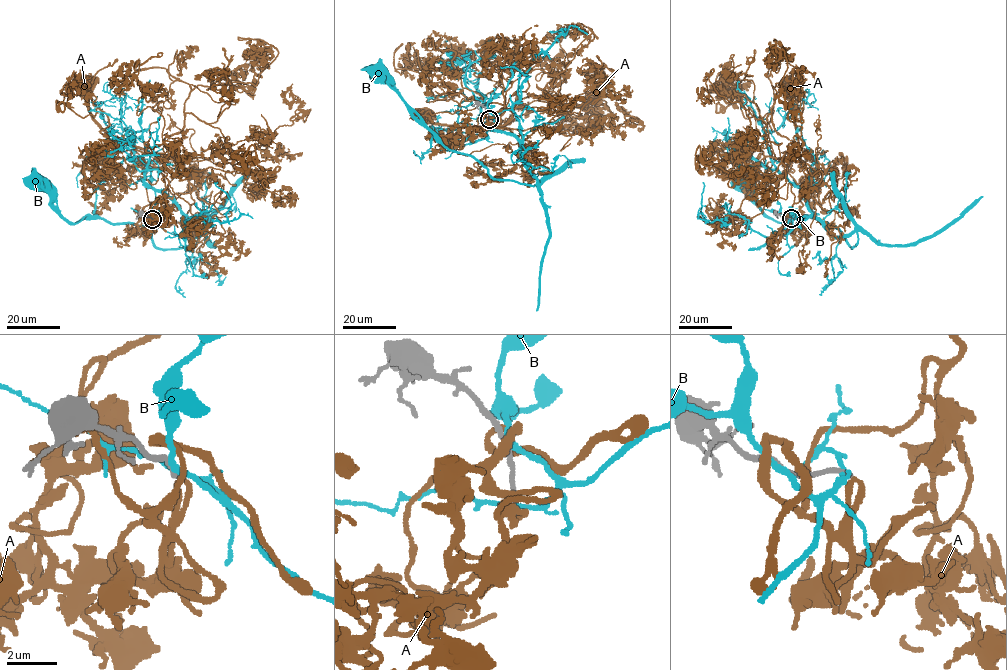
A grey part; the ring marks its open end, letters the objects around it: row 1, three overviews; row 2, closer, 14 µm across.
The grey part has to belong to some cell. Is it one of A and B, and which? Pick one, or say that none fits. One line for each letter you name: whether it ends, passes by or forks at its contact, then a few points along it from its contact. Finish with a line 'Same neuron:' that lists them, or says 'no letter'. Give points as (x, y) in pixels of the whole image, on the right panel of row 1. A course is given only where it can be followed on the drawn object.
Same neuron: no letter

